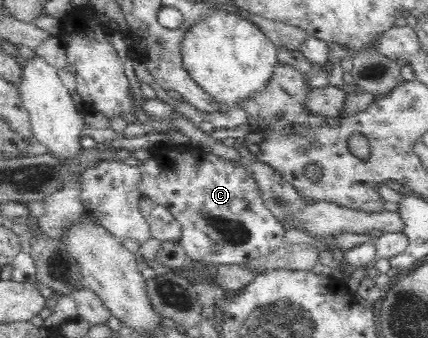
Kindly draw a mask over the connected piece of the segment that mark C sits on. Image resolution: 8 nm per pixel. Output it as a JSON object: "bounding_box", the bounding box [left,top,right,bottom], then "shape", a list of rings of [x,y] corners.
{"bounding_box":[137,143,287,267],"shape":[[[190,143],[156,145],[152,147],[151,152],[149,158],[141,160],[137,165],[141,199],[159,205],[173,214],[175,220],[182,226],[183,239],[179,244],[183,246],[189,261],[217,267],[219,265],[241,266],[269,257],[287,245],[286,230],[271,212],[270,207],[267,207],[254,171],[239,164],[237,160],[218,157]]]}

